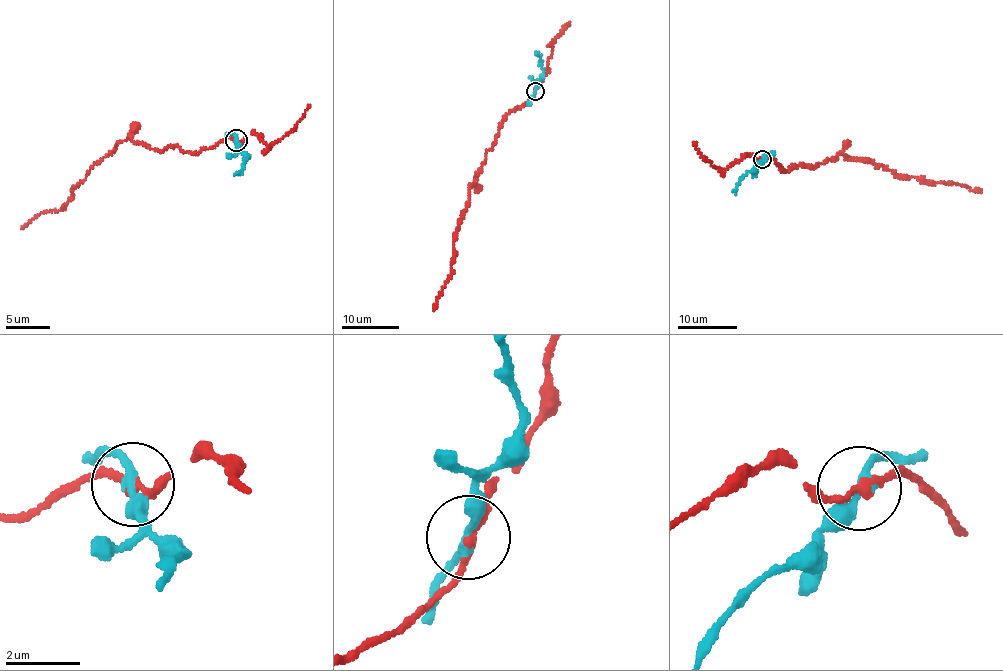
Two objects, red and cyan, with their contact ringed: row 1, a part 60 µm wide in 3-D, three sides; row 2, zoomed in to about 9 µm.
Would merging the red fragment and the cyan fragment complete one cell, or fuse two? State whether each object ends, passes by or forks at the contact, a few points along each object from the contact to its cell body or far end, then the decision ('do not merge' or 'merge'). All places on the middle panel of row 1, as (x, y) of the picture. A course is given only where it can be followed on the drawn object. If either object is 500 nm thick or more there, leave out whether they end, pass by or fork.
red passes by | cyan passes by | red via (535, 90), (500, 124), (494, 145), (469, 187), (470, 201), (456, 234), (452, 273), (433, 310) | cyan via (535, 90), (543, 69), (535, 53) | do not merge

